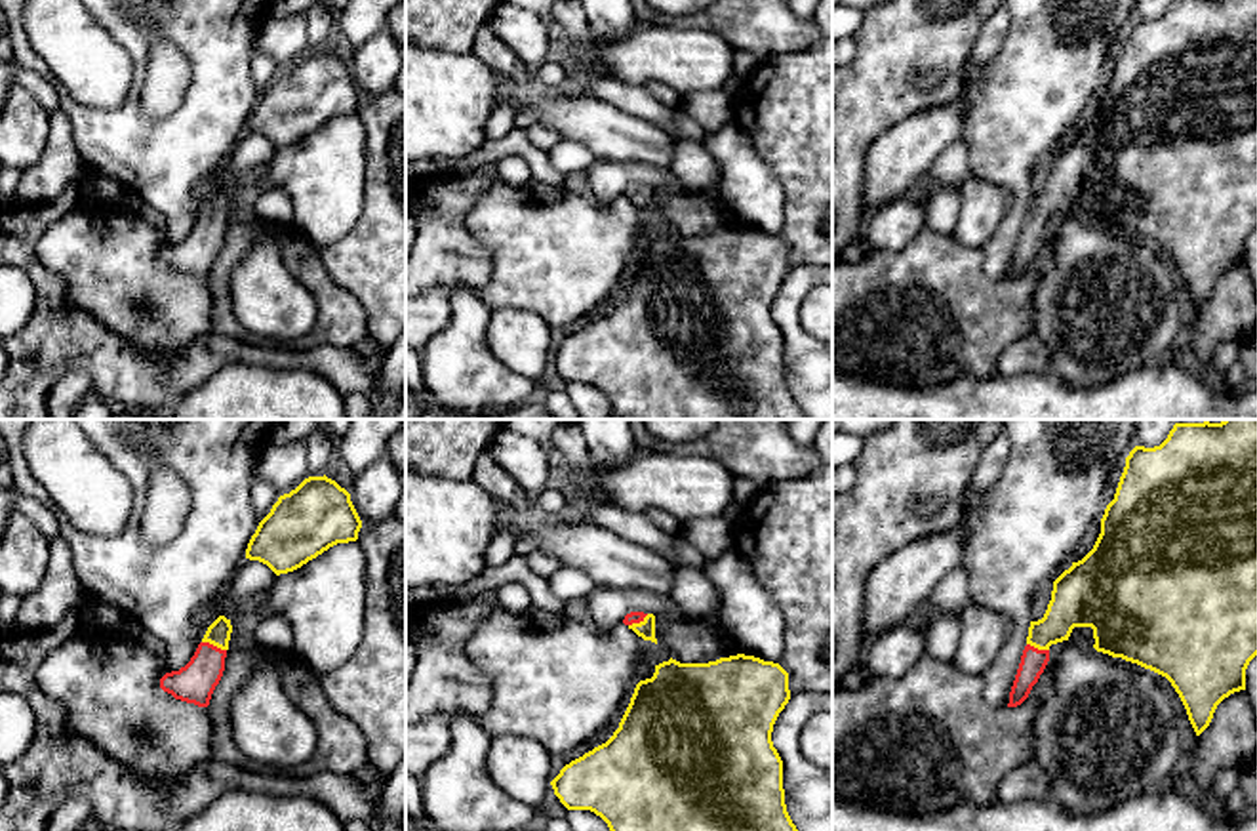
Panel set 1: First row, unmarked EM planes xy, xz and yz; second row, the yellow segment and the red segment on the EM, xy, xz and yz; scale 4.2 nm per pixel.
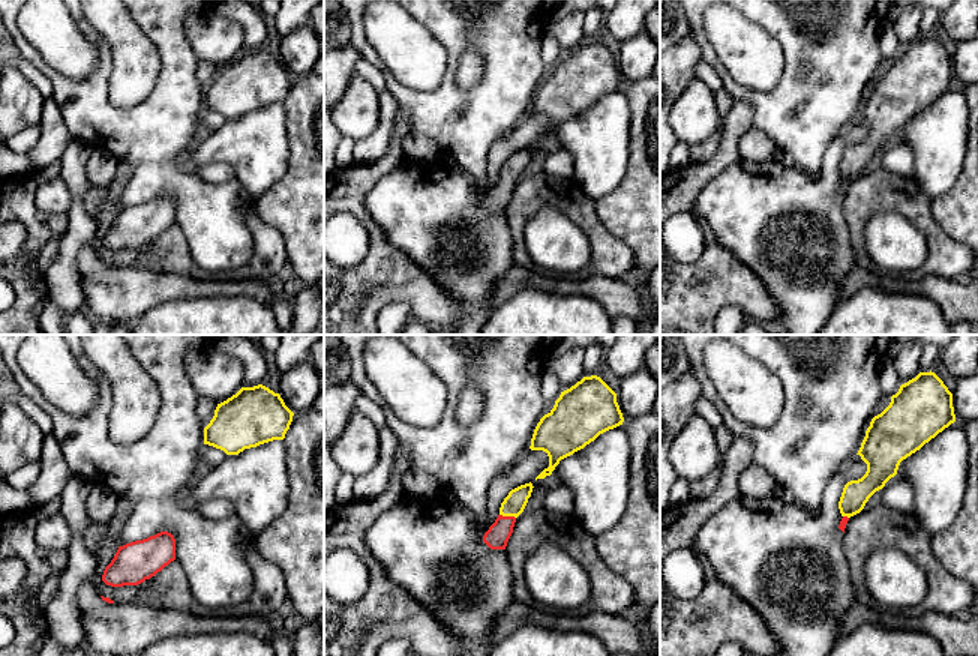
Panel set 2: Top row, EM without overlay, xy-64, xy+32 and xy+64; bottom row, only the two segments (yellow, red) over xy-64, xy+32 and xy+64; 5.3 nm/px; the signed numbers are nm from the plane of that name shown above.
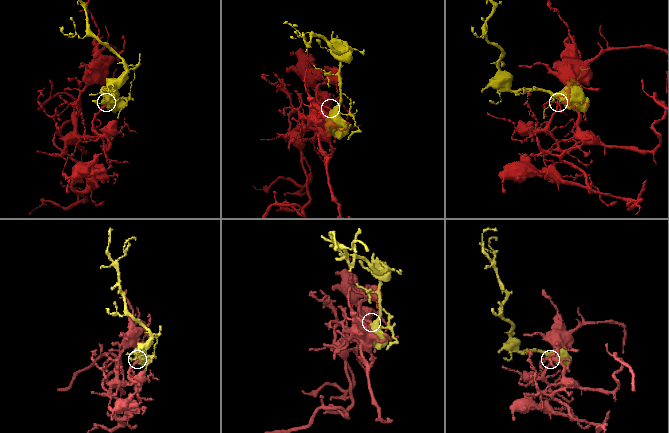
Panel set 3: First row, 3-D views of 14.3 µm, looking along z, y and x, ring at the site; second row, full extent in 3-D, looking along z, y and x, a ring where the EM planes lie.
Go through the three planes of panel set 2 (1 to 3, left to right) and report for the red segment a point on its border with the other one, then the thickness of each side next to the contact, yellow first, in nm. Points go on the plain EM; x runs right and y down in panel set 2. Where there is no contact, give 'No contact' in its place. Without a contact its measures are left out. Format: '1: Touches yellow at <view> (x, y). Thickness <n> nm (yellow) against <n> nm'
1: No contact
2: Touches yellow at xy+32 (507, 179). Thickness 120 nm (yellow) against 120 nm
3: Touches yellow at xy+64 (846, 179). Thickness 150 nm (yellow) against 40 nm

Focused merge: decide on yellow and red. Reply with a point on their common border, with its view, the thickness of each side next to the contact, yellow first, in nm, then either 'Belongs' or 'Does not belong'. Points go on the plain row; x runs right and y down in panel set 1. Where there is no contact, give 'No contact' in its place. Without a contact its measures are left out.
Touches yellow at xy (214, 218). Thickness 100 nm (yellow) against 170 nm. Belongs

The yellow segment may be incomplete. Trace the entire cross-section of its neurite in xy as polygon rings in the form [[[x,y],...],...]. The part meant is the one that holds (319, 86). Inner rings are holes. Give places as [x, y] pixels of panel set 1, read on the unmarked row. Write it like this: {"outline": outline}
{"outline": [[[326,48],[309,50],[259,95],[246,132],[288,147],[337,116],[356,114],[360,101],[350,67]]]}

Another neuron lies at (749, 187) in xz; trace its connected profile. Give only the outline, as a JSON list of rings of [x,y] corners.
[[[729,122],[707,133],[701,147],[718,166],[720,198],[741,227],[777,236],[783,227],[785,191],[748,135]]]

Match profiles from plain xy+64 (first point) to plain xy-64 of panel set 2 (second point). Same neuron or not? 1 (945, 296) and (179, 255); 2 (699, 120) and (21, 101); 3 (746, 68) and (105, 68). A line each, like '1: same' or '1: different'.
1: different
2: same
3: different

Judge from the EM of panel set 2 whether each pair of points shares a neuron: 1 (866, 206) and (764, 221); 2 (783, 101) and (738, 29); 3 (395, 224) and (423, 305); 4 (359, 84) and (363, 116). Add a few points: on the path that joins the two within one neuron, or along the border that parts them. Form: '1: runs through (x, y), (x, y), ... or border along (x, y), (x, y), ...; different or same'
1: border along (843, 197), (843, 216), (851, 243); different
2: border along (783, 51), (773, 87), (740, 84); different
3: border along (380, 228), (395, 246), (431, 276); different
4: runs through (359, 92), (359, 108); same

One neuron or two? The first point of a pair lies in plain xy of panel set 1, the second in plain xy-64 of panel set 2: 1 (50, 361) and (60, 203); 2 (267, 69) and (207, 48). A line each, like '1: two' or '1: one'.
1: two
2: two

